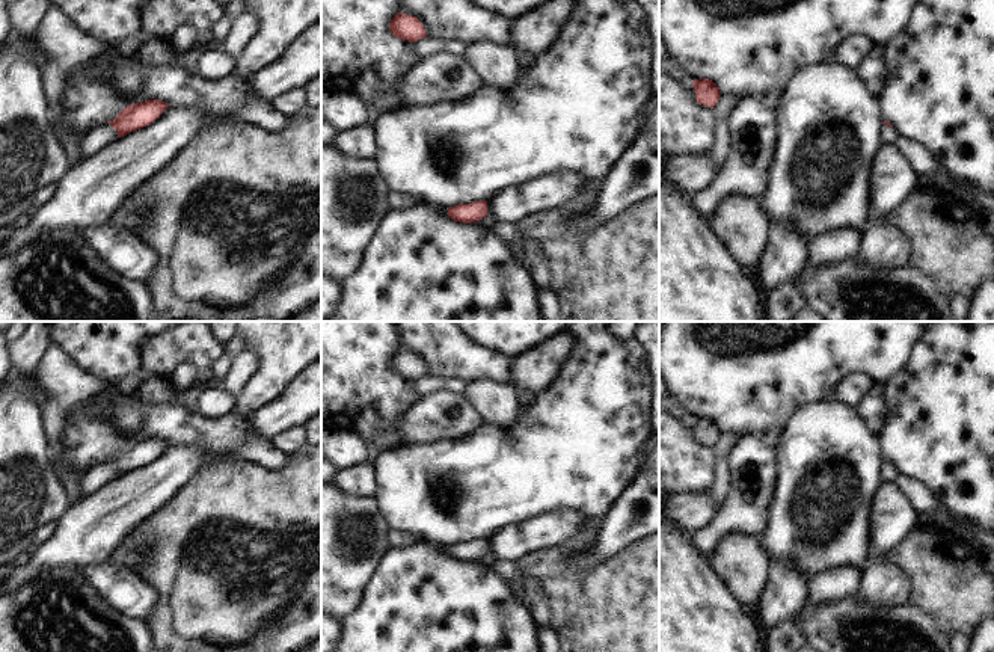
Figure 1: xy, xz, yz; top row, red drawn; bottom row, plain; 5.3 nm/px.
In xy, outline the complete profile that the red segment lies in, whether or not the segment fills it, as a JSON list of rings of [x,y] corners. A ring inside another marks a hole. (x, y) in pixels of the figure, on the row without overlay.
[[[161,438],[127,444],[113,459],[92,465],[81,474],[80,498],[95,492],[118,475],[152,462],[167,445],[169,442]]]

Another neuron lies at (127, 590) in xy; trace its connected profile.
[[[109,558],[81,567],[87,583],[125,616],[146,620],[155,601],[155,589],[134,569]]]

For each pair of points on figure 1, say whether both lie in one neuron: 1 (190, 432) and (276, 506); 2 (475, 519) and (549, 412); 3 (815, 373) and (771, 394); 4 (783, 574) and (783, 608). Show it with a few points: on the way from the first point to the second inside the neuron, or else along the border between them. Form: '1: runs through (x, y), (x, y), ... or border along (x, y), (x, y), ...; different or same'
1: border along (228, 455), (263, 464); different
2: runs through (493, 492), (546, 439); same
3: runs through (804, 373), (798, 373), (782, 390); same
4: runs through (783, 583), (783, 599); same

